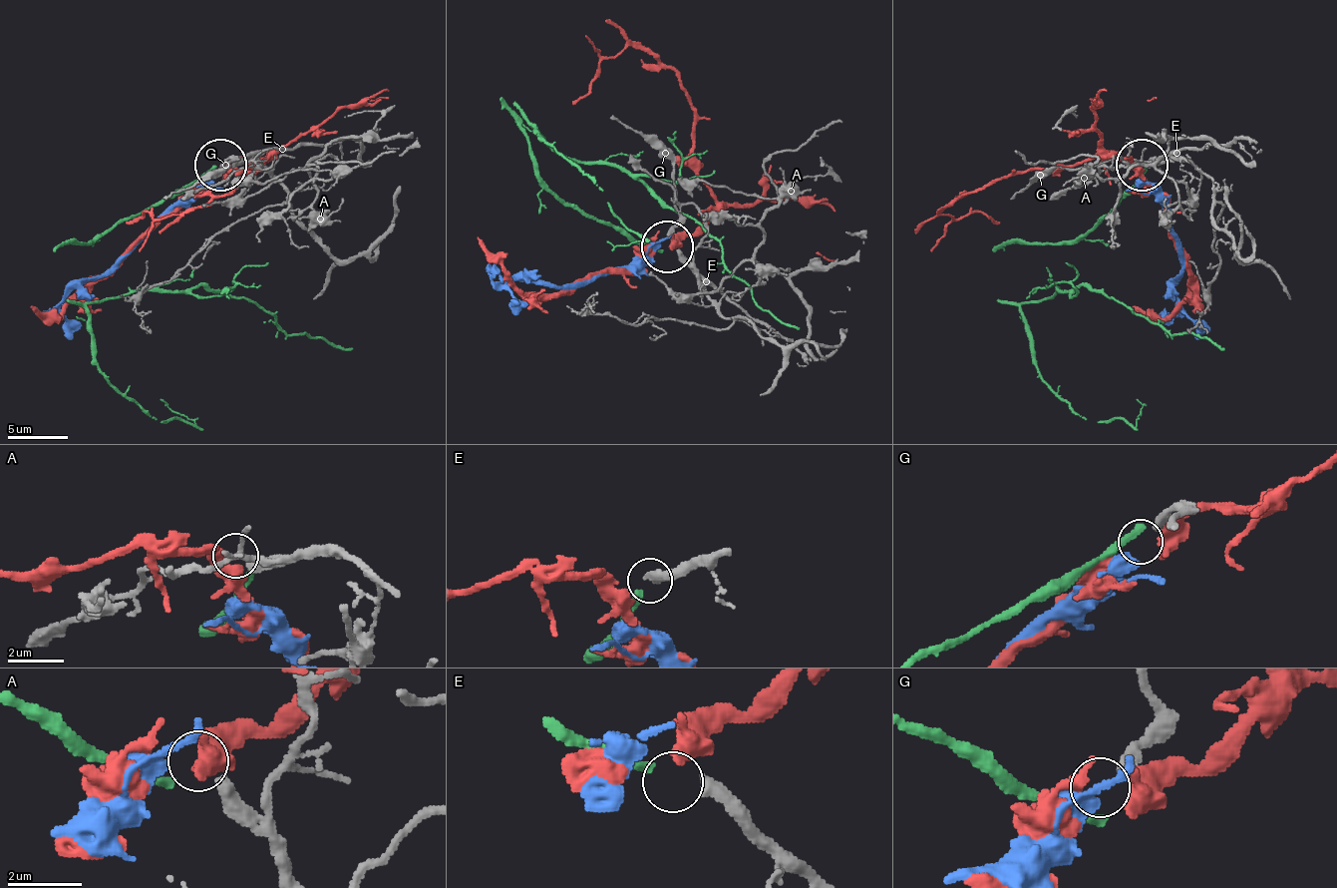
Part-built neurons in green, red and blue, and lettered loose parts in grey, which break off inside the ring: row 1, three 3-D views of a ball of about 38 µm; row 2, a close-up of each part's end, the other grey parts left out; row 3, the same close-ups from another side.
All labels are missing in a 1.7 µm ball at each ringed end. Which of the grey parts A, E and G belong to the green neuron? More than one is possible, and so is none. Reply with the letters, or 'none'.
E

